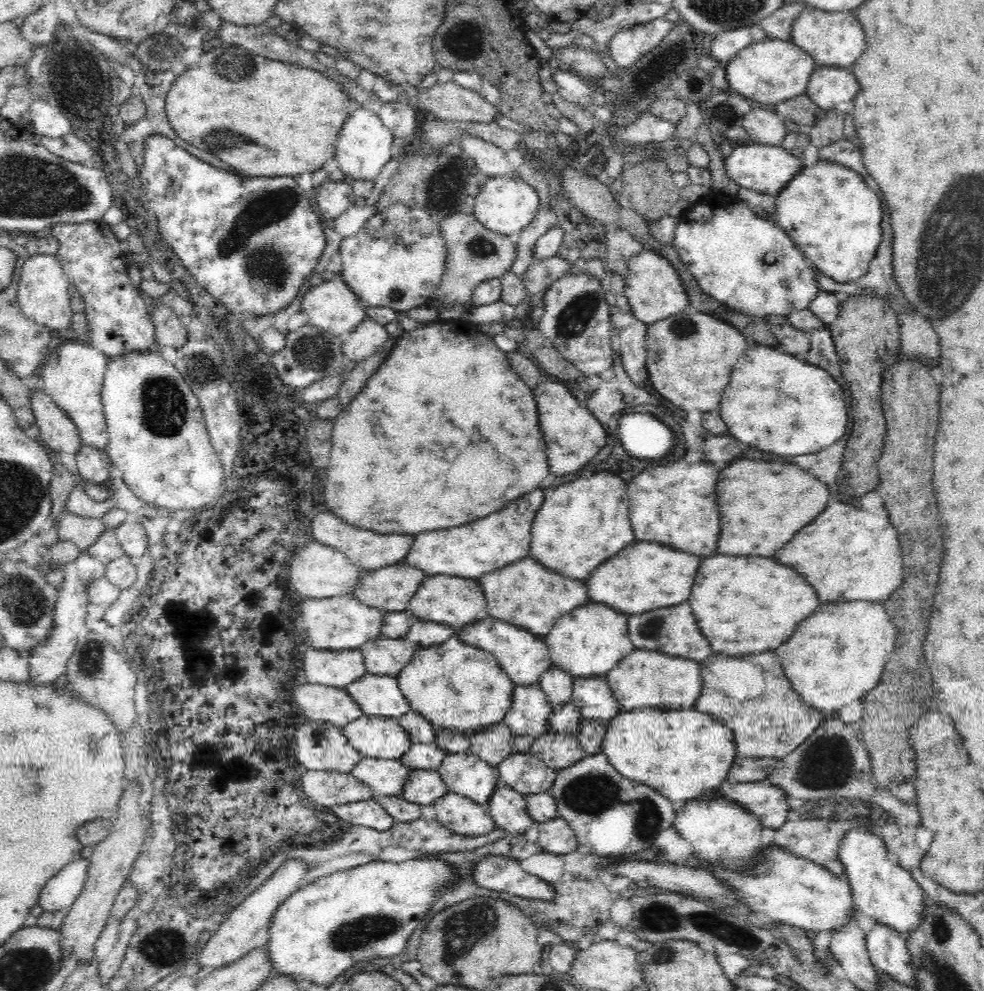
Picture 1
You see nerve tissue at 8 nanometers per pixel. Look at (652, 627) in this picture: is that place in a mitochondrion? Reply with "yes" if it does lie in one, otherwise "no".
yes

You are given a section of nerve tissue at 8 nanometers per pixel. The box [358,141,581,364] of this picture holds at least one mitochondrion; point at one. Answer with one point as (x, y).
(442, 192)

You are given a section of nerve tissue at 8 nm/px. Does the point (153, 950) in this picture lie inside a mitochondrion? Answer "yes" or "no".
yes

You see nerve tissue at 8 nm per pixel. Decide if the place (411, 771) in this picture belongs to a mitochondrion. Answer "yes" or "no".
no

